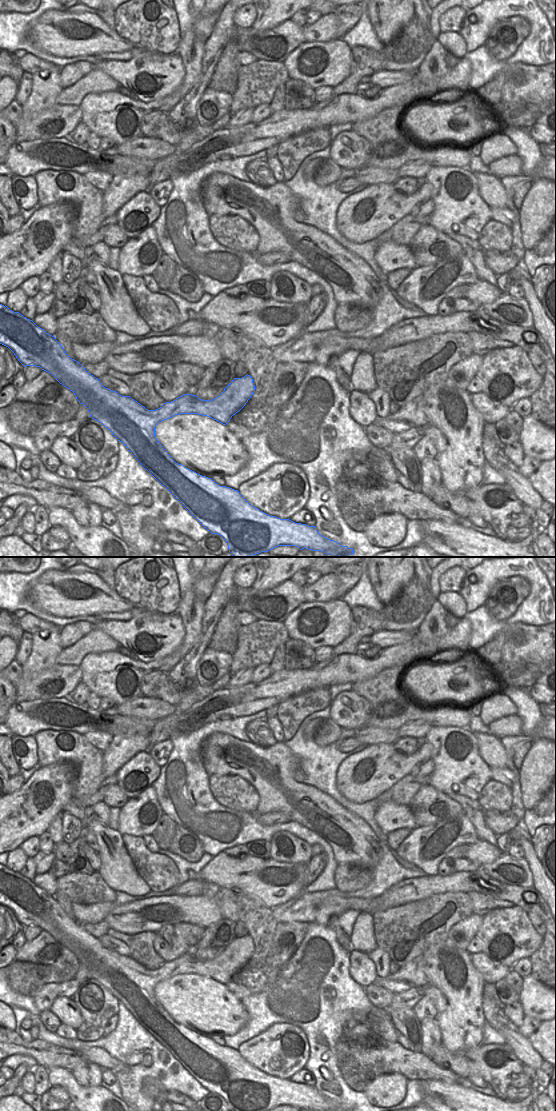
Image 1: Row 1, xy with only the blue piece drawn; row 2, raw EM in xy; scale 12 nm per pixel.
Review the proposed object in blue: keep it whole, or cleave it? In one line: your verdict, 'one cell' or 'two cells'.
one cell

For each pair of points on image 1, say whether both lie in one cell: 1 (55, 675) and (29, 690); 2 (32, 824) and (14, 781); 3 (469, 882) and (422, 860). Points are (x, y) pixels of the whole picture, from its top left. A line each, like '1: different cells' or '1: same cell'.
1: same cell
2: different cells
3: different cells

